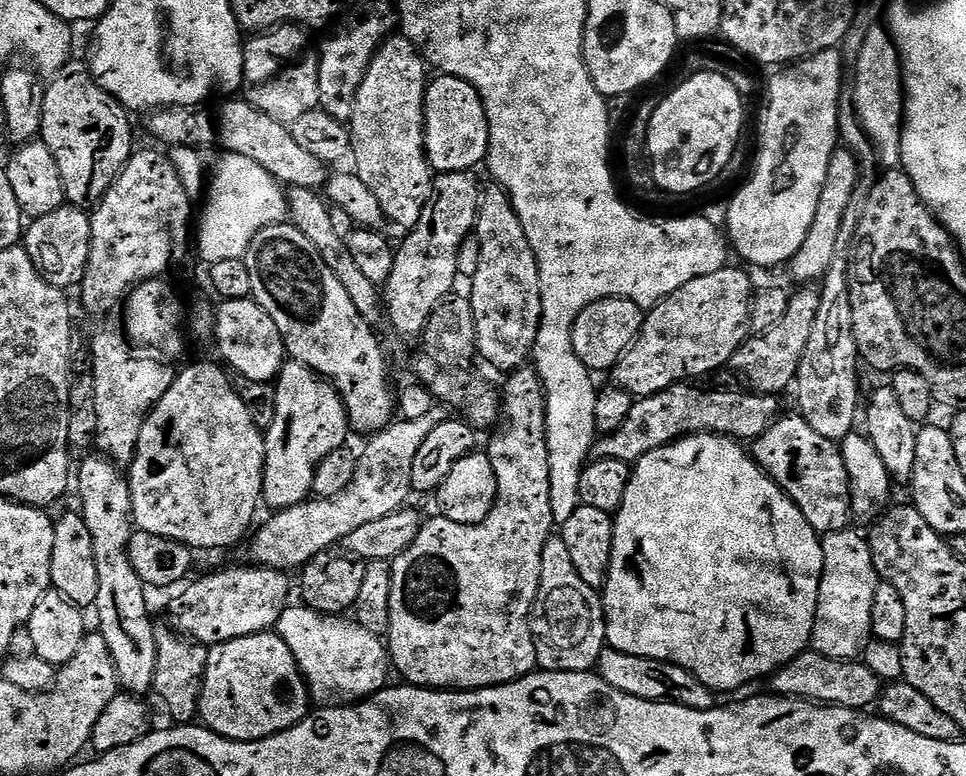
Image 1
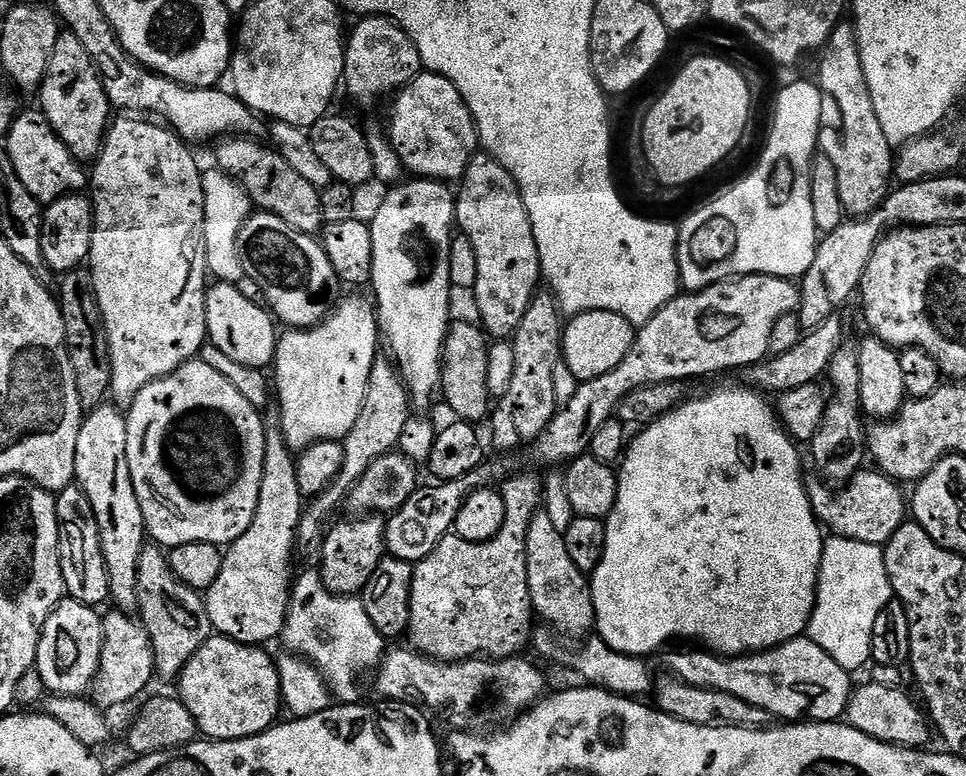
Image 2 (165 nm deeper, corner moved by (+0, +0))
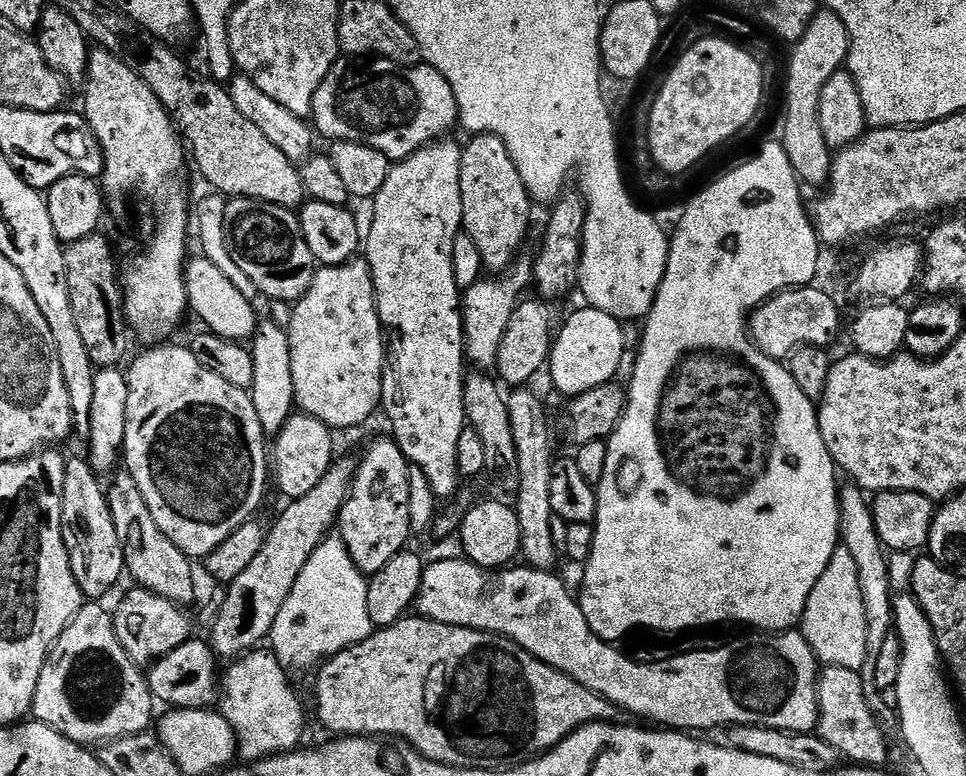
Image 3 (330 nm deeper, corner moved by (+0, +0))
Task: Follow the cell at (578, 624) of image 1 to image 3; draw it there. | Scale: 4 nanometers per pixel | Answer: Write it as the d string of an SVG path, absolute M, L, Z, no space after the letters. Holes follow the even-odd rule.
M520 386L507 393L510 426L514 430L514 446L518 446L518 474L520 486L514 493L514 507L518 514L518 530L522 530L520 550L531 567L555 569L558 551L551 530L550 474L554 463L552 432L548 429L548 412L544 404L528 386Z

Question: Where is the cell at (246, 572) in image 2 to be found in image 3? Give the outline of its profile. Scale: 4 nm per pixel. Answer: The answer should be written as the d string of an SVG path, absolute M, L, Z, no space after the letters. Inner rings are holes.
M264 318L256 325L256 334L250 341L254 358L254 382L250 395L254 402L254 411L258 413L258 422L262 422L265 434L275 434L286 426L296 408L294 394L294 370L290 370L290 338L288 330L278 326L273 320Z

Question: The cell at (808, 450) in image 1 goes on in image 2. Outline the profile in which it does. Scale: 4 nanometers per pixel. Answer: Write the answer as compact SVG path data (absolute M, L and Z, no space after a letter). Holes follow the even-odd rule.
M859 470L854 473L851 480L839 489L840 496L831 492L832 488L823 479L809 479L806 484L808 497L817 520L829 533L883 546L894 534L894 530L906 523L910 504L906 499L906 492L900 489L903 487L891 476L885 476L879 470L866 471Z

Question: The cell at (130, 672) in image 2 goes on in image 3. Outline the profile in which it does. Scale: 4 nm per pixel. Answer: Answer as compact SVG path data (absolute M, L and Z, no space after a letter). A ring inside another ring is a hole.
M139 586L124 596L124 601L114 608L112 621L118 634L118 642L122 642L122 650L137 666L151 666L161 660L170 650L178 650L186 641L193 639L192 620L179 604L170 602L158 594Z

